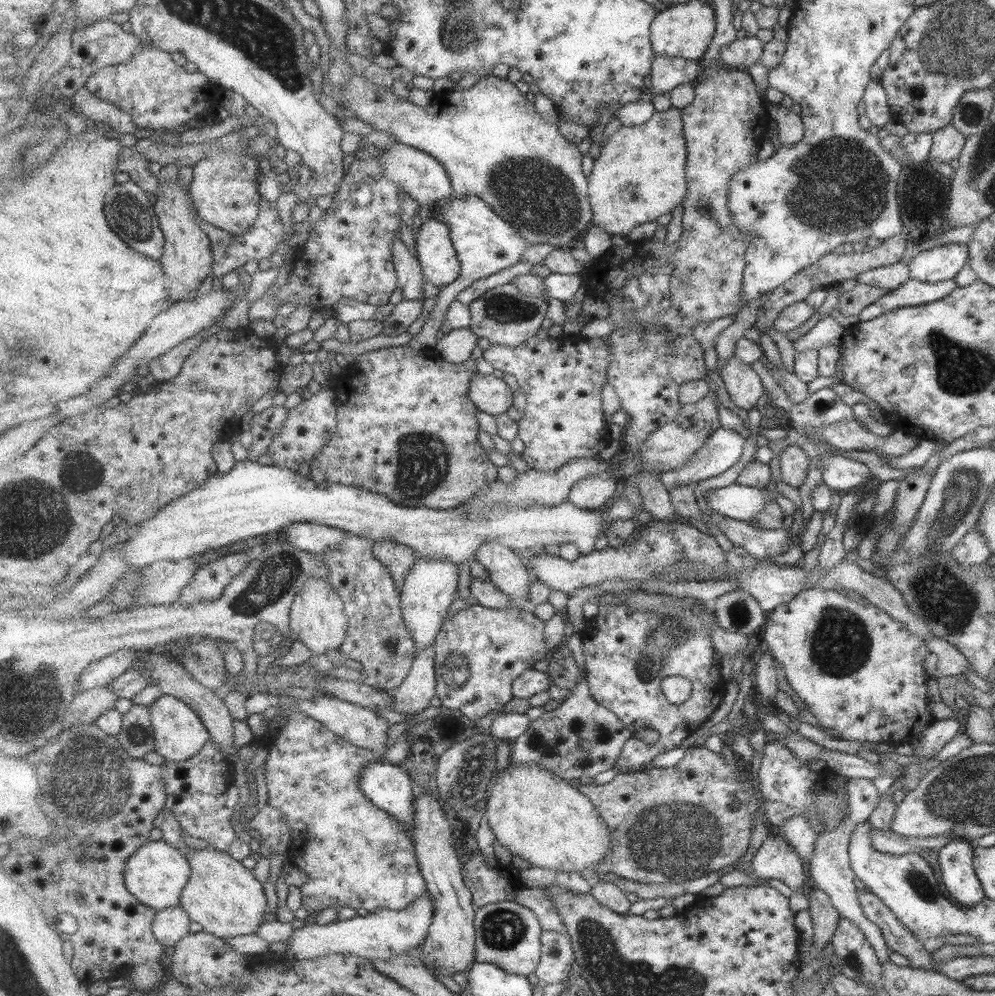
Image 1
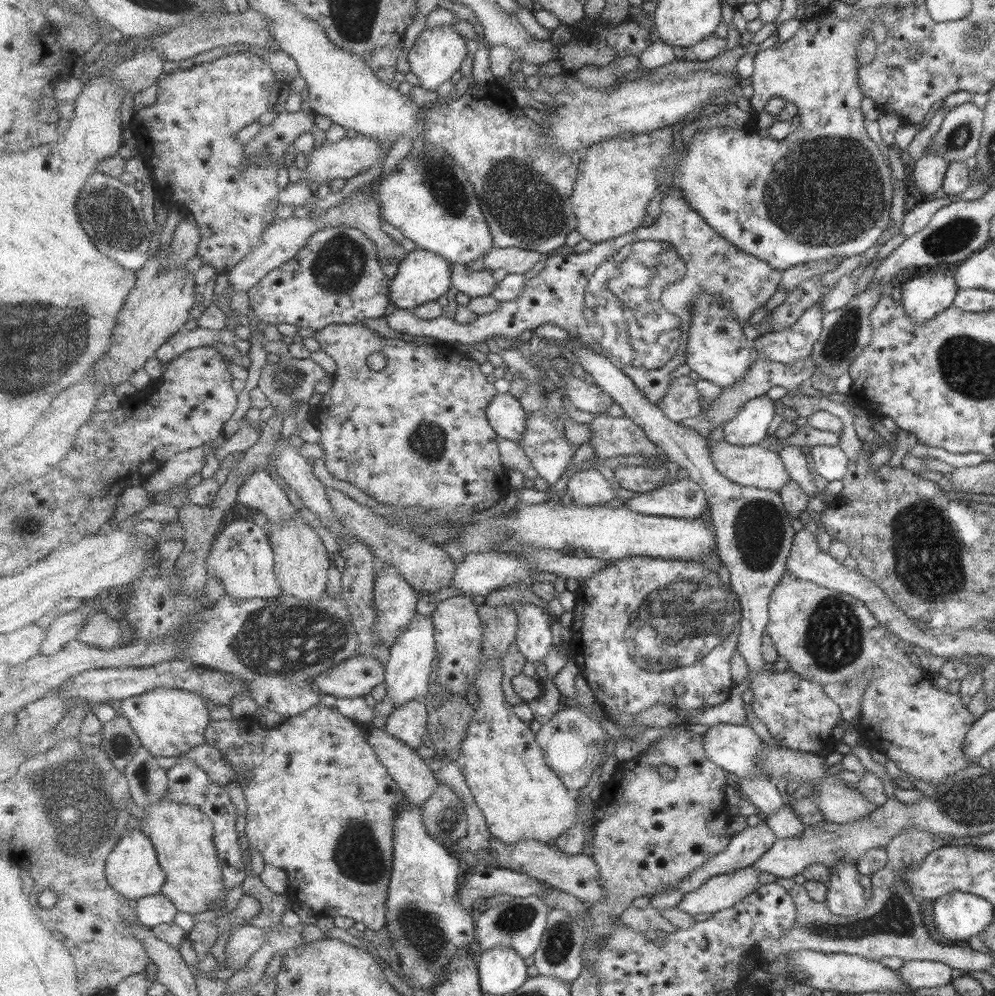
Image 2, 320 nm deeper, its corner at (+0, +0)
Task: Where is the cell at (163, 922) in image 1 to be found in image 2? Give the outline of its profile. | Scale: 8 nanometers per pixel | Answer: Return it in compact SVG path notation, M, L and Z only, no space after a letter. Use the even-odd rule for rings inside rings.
M162 892L156 895L147 895L134 902L135 913L140 922L146 927L173 923L173 918L180 910L175 903Z

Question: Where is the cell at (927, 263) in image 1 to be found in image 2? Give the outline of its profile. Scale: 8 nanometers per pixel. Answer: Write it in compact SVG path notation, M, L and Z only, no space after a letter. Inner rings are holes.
M930 268L928 273L900 284L900 303L913 323L925 323L952 306L958 288L950 269Z

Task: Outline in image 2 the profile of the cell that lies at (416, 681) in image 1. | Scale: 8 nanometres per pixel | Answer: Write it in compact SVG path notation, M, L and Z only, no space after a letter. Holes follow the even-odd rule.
M417 699L395 710L387 717L385 728L389 735L403 741L411 749L419 750L428 733L426 700Z

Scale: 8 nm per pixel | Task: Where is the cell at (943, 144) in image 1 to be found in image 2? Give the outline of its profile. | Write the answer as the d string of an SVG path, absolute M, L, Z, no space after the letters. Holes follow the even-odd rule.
M925 151L909 166L908 172L913 176L919 194L927 198L941 188L947 167L948 163L940 156Z

